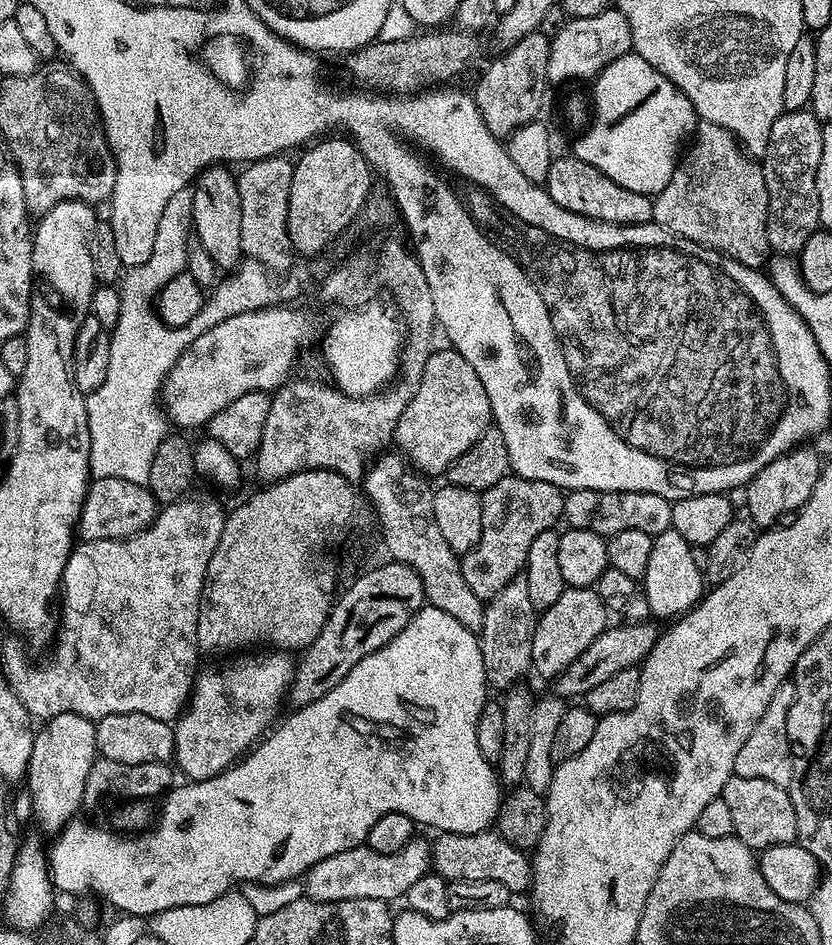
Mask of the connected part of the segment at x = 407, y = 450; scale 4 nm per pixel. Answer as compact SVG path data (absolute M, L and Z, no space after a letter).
M451 347L433 351L426 362L426 370L422 370L422 380L414 390L414 398L402 410L402 418L396 423L394 437L395 447L417 472L425 477L433 478L447 473L448 468L493 423L490 410L490 398L486 398L486 389L478 374L474 374L474 366L462 358Z

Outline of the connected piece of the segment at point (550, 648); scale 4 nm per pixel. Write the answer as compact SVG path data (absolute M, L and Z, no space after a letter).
M565 587L562 598L546 611L539 613L536 629L532 631L532 668L540 676L555 678L586 650L609 627L610 613L598 598L595 587Z

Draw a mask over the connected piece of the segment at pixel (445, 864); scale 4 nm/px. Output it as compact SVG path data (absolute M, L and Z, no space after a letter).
M495 830L478 834L446 832L435 837L430 844L430 868L446 881L489 880L502 882L513 894L527 893L532 883L532 862L527 851L510 846Z

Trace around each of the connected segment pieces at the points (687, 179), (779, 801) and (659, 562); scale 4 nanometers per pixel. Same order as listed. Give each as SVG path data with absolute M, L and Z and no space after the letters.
M697 123L695 133L690 140L691 144L692 149L689 152L687 149L681 155L670 182L666 182L664 189L652 201L653 221L667 232L720 252L731 260L737 260L742 266L763 269L770 256L766 238L768 195L763 167L755 159L745 155L736 137L720 126Z
M733 774L722 793L734 822L734 835L753 850L763 850L796 840L796 815L787 788L774 786L762 778L742 778Z
M672 527L653 537L649 565L642 581L642 591L647 599L649 613L665 620L684 615L703 597L703 571L696 568L690 555L690 544Z

